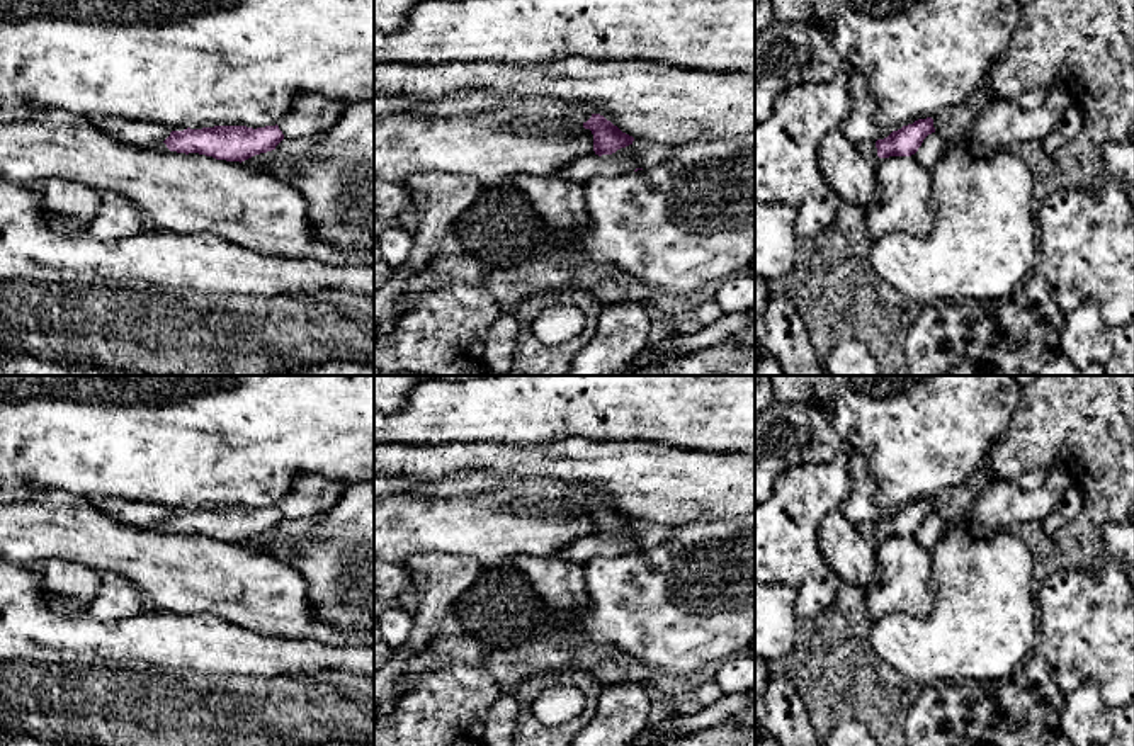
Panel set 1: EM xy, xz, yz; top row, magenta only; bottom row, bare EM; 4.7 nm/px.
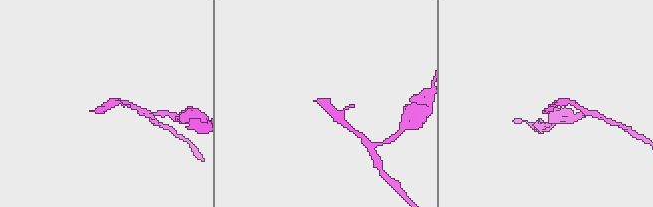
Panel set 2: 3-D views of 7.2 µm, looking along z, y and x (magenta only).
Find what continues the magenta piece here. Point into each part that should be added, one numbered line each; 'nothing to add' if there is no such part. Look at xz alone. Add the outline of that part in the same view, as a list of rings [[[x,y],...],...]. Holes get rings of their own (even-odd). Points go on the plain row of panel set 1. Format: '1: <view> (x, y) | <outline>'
1: xz (526, 495) | [[[483,471],[452,474],[451,478],[439,481],[413,479],[406,474],[374,474],[374,500],[394,495],[422,498],[476,498],[495,496],[498,493],[507,493],[512,498],[512,510],[536,513],[544,500],[580,506],[592,498],[593,488],[588,484],[546,478],[500,478]]]

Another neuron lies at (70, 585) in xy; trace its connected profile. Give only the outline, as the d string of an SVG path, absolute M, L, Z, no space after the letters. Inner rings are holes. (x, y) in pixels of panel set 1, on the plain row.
M48 559L37 562L34 569L58 608L80 608L99 595L102 574L78 562Z

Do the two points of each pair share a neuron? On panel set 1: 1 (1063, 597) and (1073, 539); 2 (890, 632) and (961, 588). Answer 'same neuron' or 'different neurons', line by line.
1: different neurons
2: same neuron

